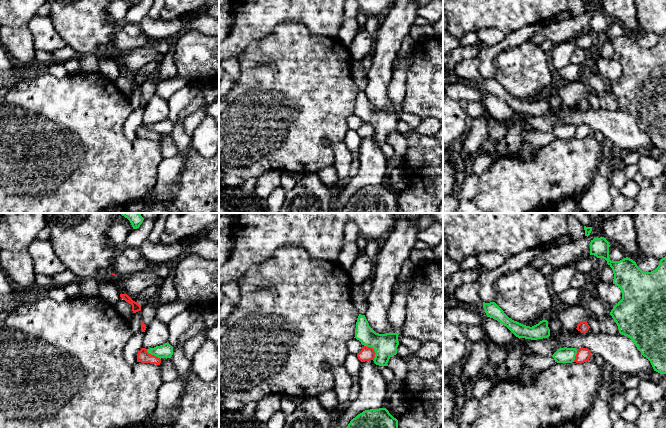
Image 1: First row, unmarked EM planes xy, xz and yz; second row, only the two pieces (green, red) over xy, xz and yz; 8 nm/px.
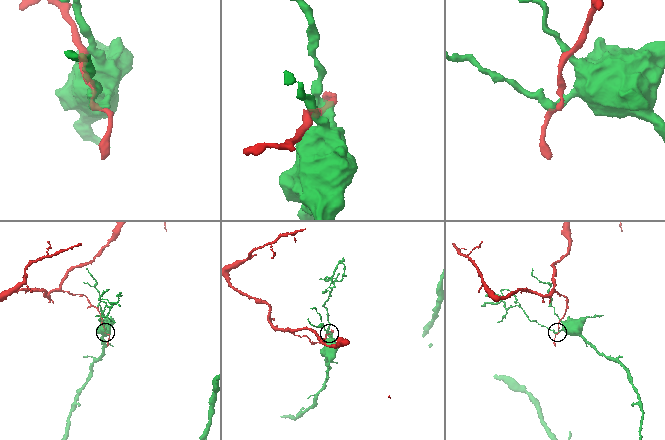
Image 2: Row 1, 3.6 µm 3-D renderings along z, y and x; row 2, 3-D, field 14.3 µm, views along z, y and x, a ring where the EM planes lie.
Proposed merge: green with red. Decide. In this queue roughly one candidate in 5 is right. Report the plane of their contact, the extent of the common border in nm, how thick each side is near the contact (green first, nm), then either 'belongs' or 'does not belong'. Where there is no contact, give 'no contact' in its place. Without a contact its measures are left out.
contact in xz; length 150 nm; calibres 190 and 110 nm; does not belong

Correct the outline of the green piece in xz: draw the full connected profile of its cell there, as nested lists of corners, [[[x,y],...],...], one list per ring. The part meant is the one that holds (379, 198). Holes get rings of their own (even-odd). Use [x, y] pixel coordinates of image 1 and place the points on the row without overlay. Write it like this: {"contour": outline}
{"contour": [[[386,184],[365,186],[353,194],[339,211],[332,213],[400,213],[398,196]]]}

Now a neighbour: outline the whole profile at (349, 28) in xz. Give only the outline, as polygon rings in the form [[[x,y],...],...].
[[[348,19],[342,22],[341,30],[337,37],[347,48],[350,47],[359,27],[360,25],[358,24],[356,19]]]

